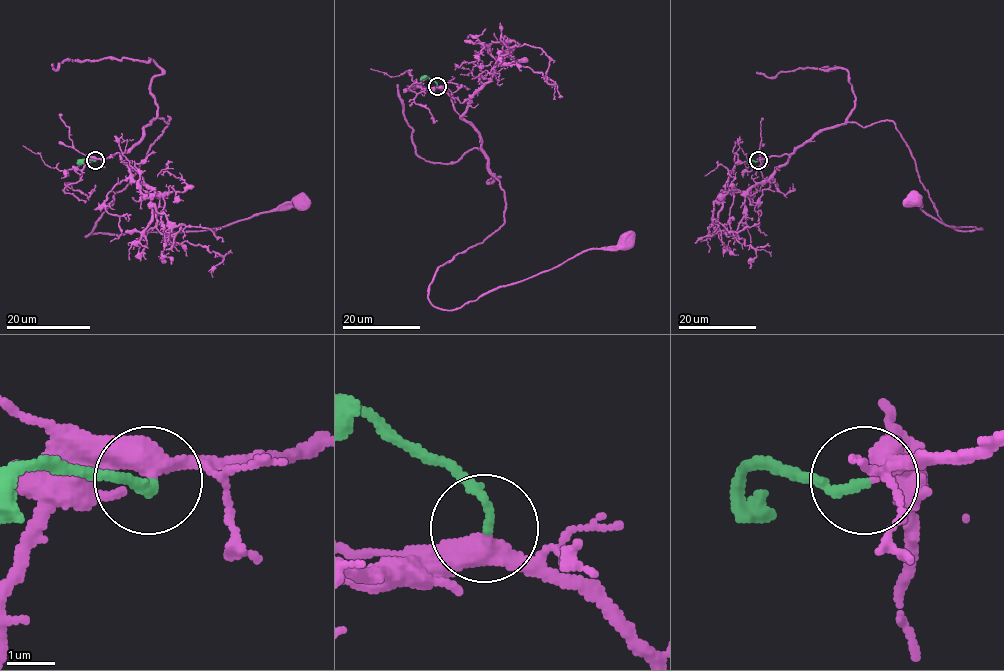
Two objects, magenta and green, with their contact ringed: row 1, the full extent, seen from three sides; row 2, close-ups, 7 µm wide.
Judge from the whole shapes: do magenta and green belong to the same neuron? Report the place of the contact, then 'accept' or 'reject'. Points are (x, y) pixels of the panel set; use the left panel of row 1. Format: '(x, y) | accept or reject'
(95, 160) | accept

